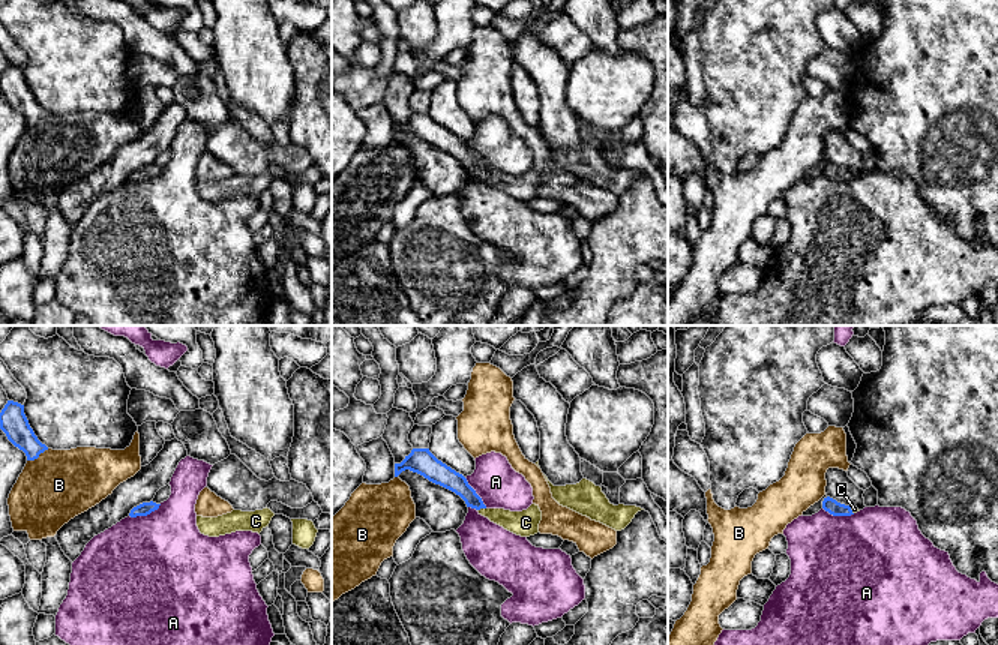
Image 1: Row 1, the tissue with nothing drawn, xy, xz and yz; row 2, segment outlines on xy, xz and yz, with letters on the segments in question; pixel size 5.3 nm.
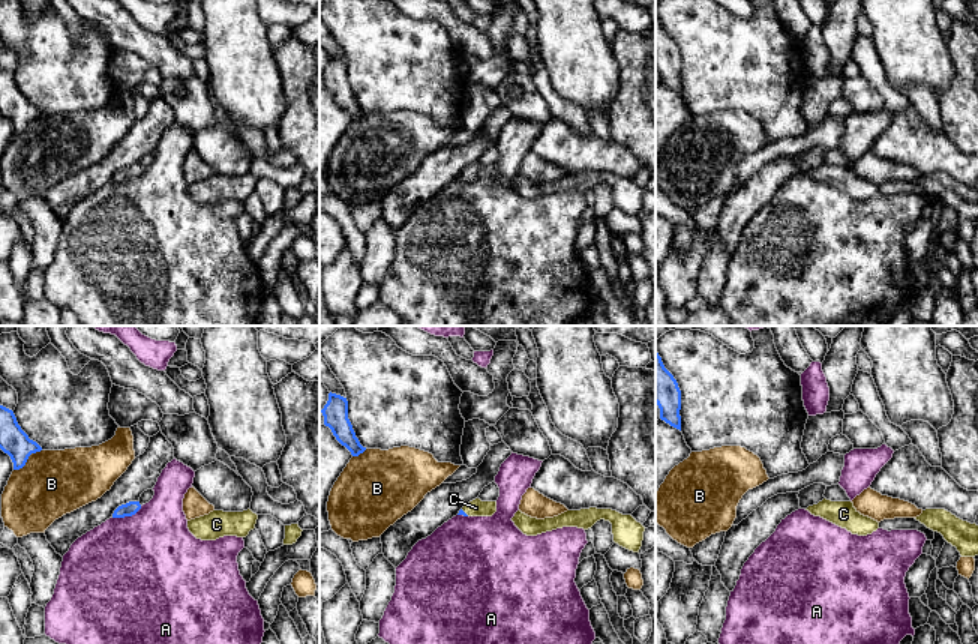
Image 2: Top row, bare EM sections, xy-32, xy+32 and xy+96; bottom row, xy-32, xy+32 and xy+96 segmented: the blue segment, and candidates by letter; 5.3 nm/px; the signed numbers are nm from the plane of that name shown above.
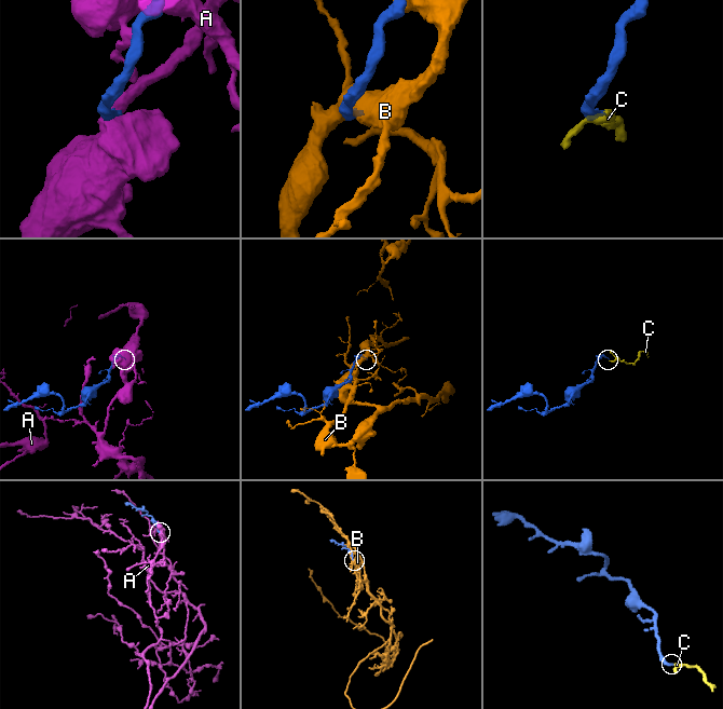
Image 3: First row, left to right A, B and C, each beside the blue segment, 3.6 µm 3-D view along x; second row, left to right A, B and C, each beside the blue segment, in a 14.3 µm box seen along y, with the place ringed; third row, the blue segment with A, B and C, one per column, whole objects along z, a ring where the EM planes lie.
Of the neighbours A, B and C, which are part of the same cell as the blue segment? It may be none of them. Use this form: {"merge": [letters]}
{"merge": ["C"]}

